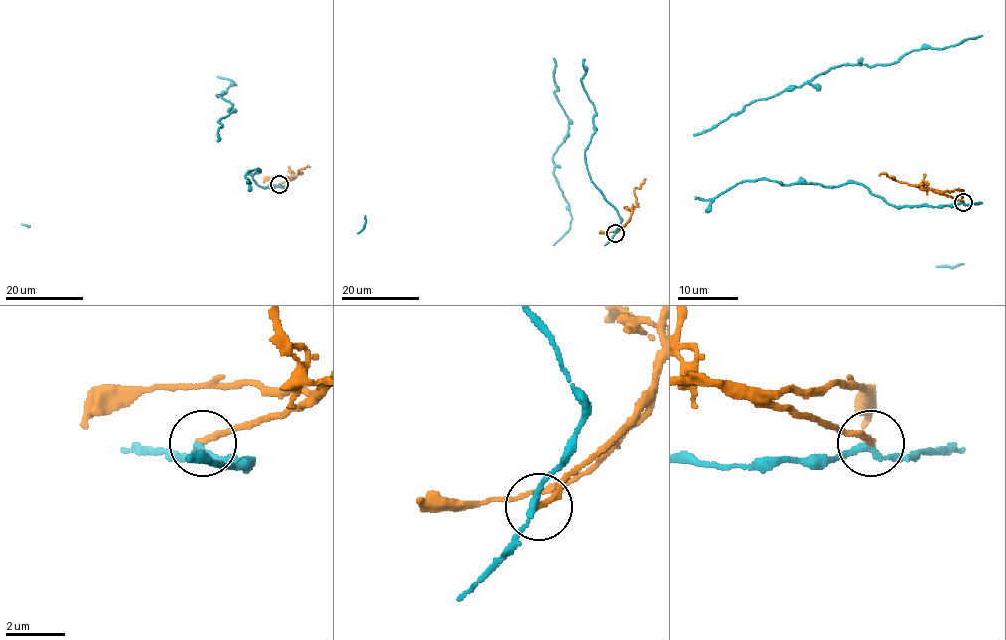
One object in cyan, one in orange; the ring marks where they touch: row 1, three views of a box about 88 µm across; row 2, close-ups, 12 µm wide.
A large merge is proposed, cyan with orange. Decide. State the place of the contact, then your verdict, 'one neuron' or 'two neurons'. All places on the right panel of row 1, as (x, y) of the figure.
at (963, 202); two neurons

